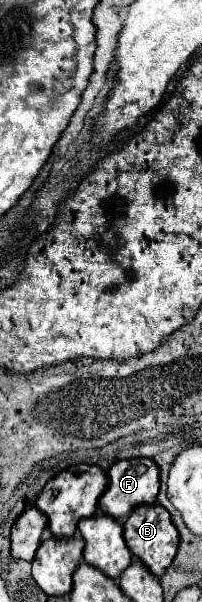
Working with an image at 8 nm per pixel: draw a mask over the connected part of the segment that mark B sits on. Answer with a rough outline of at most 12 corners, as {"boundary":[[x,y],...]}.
{"boundary":[[138,505],[124,539],[156,577],[178,551],[170,513]]}

